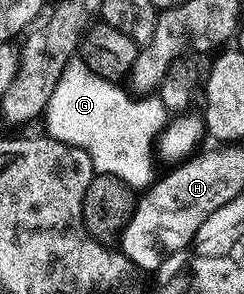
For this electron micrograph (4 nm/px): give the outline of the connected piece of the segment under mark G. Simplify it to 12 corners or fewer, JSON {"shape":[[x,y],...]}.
{"shape":[[70,60],[46,104],[45,132],[83,149],[95,174],[142,191],[168,124]]}

